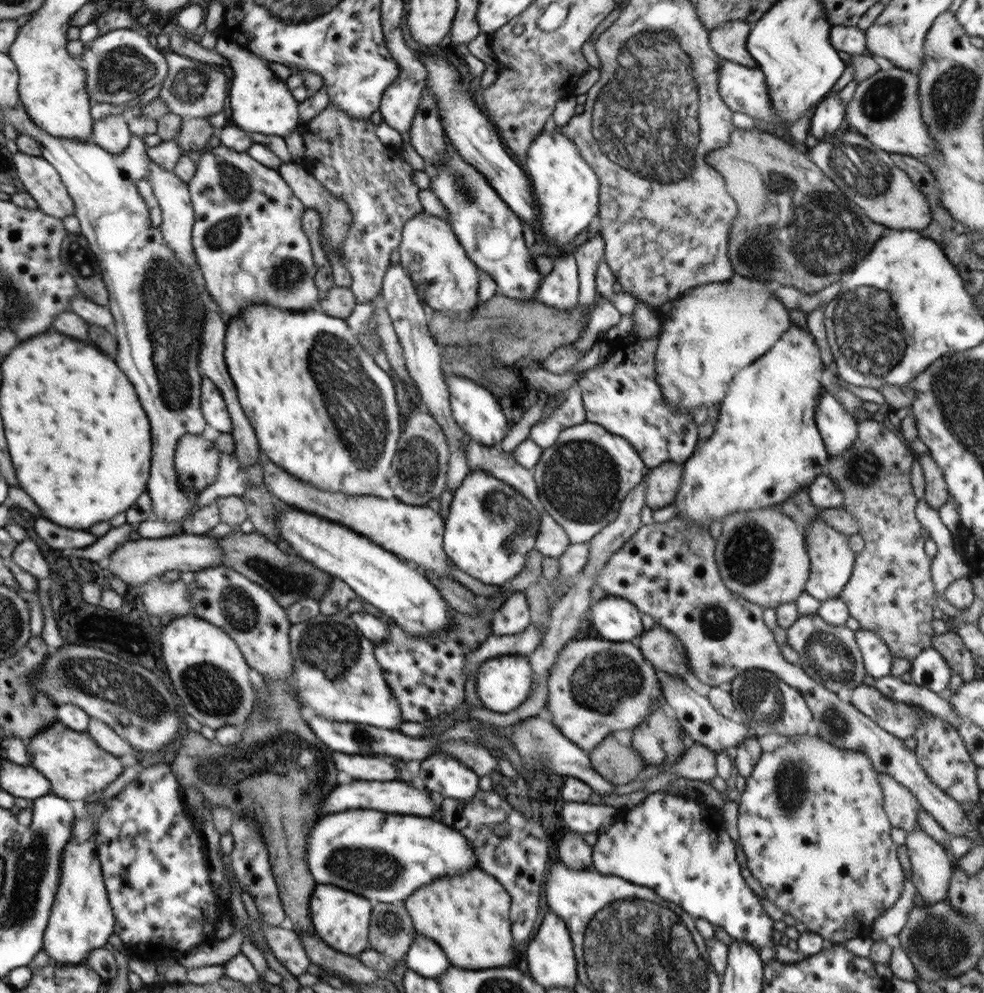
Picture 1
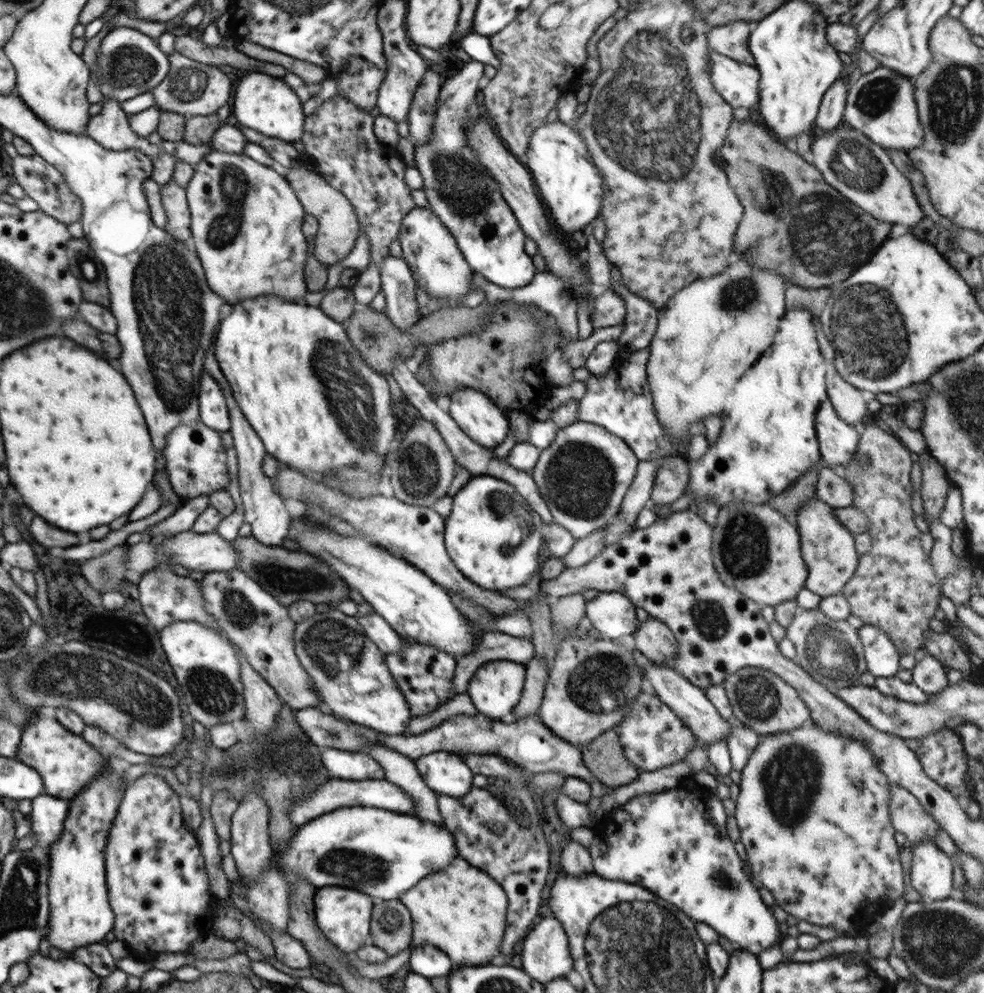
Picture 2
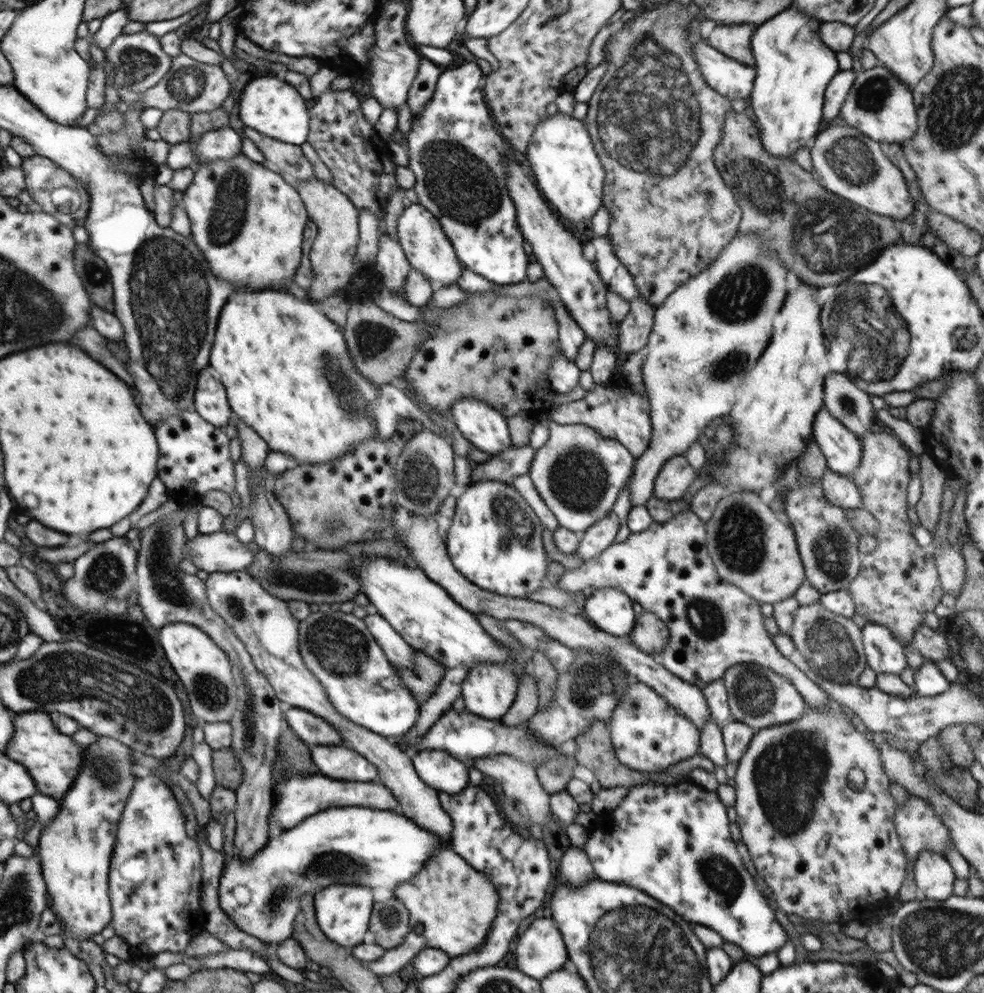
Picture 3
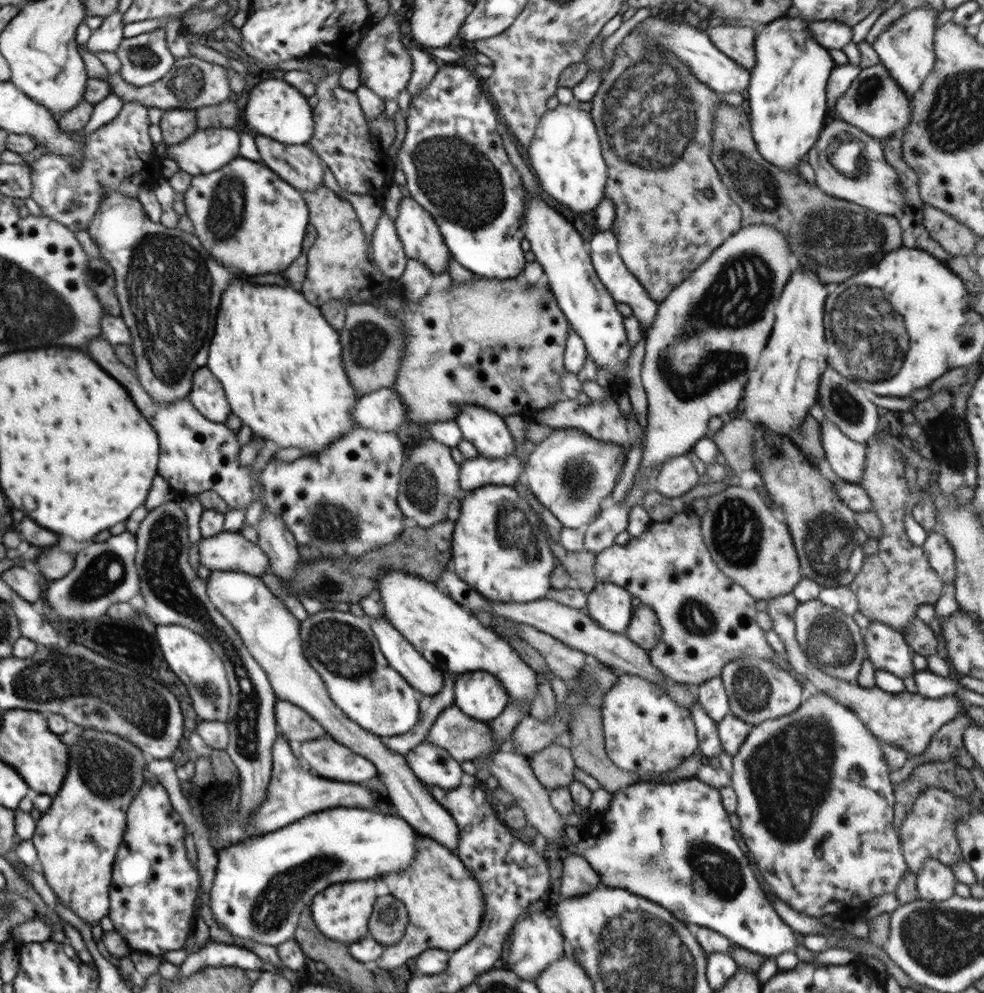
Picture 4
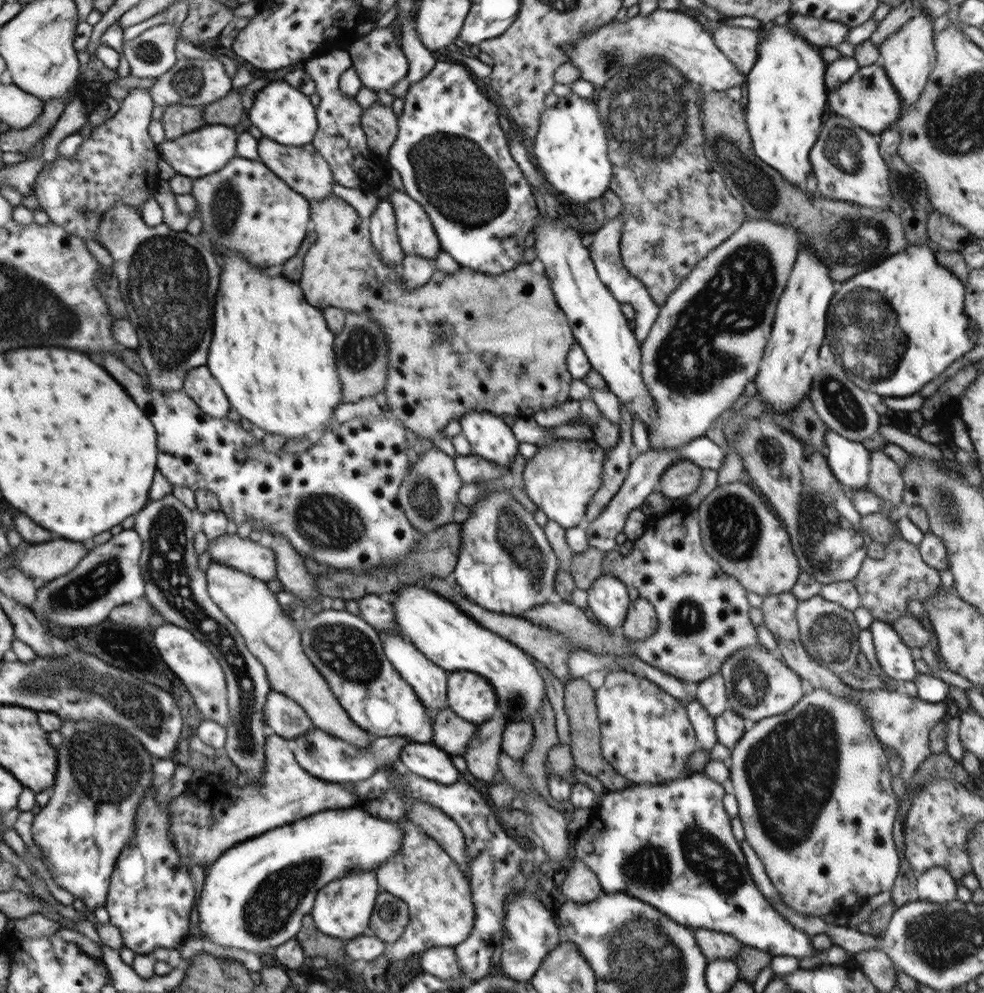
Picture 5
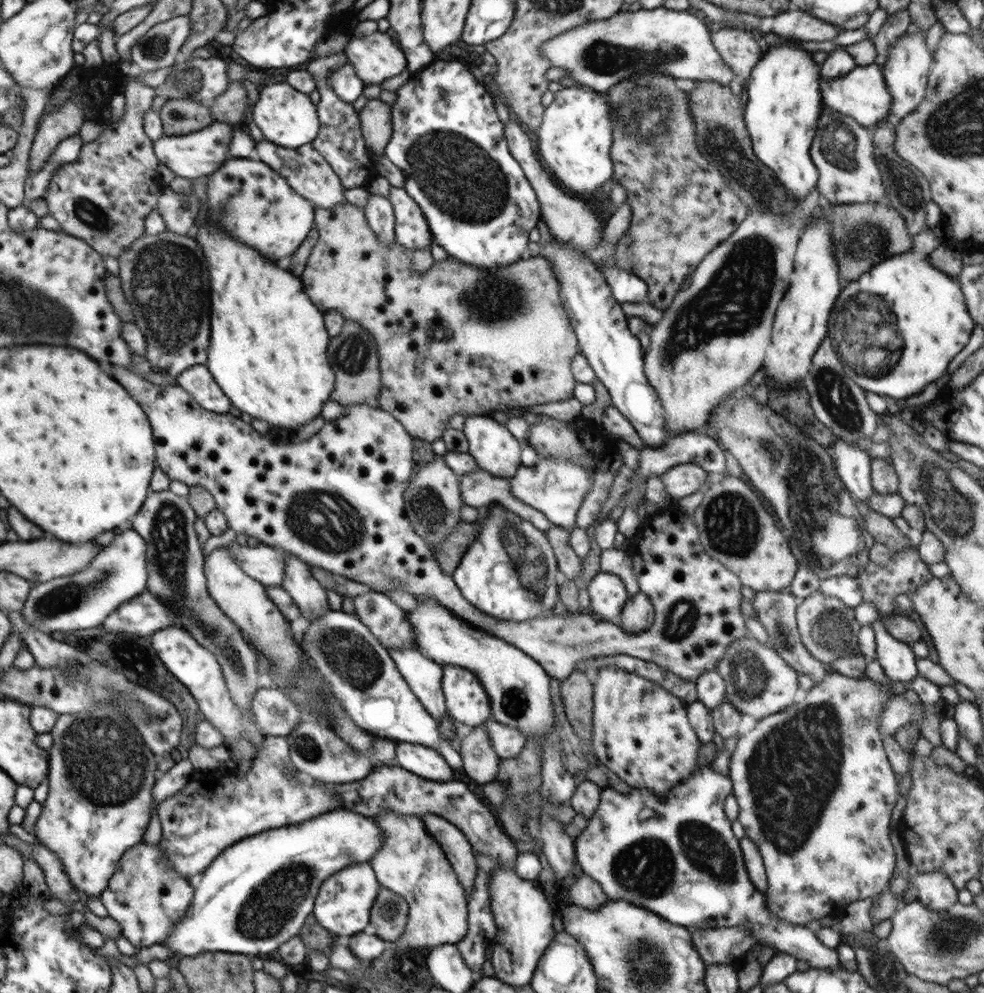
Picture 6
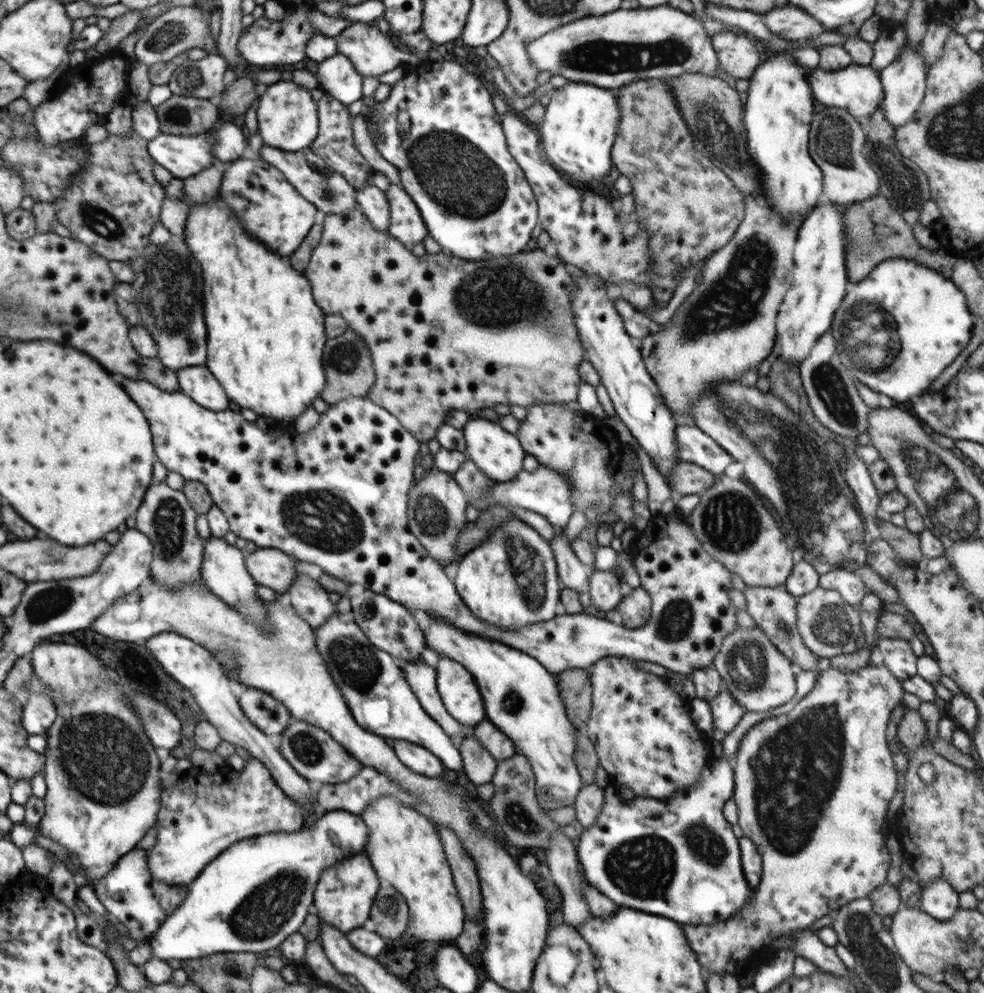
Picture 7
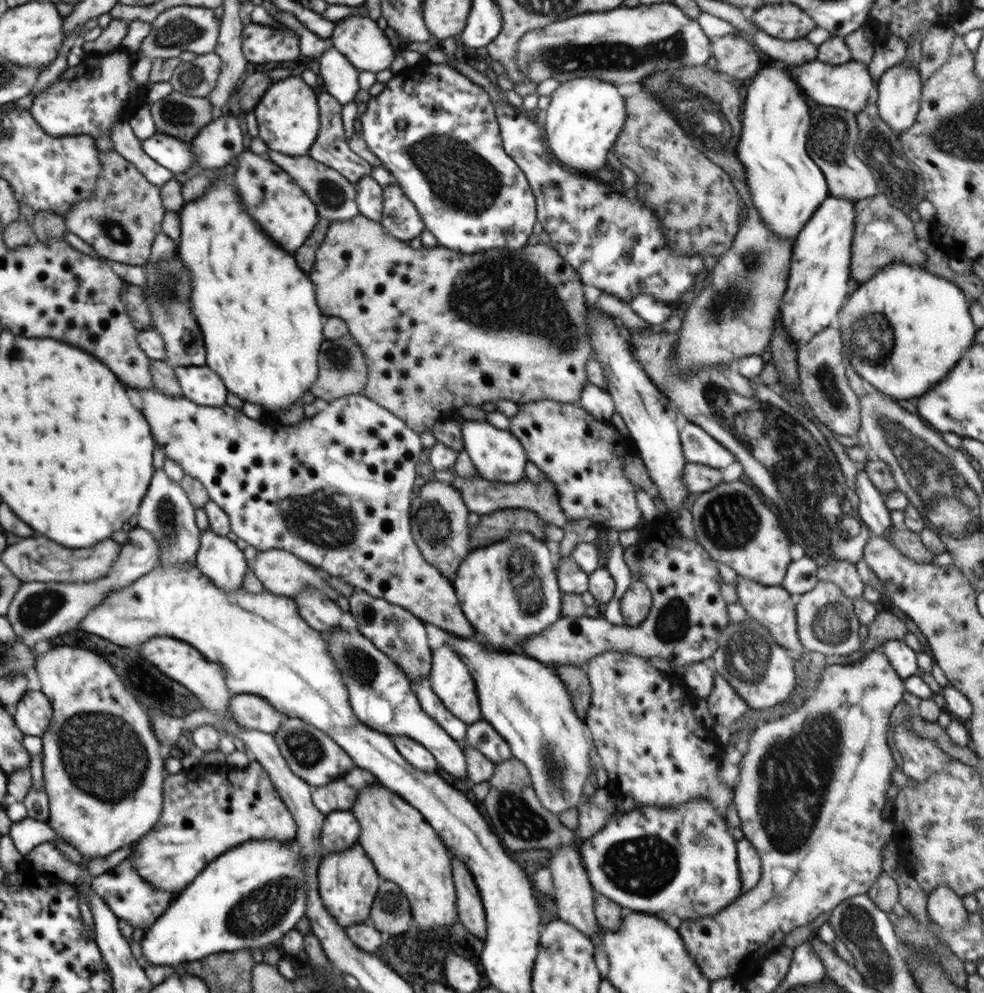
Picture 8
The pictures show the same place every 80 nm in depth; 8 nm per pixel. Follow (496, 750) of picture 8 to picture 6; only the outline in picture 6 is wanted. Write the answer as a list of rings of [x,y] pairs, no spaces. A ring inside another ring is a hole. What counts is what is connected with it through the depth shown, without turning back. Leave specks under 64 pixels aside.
[[[492,719],[484,725],[486,725],[494,750],[497,750],[501,759],[517,757],[526,746],[527,736],[519,728],[506,726]]]

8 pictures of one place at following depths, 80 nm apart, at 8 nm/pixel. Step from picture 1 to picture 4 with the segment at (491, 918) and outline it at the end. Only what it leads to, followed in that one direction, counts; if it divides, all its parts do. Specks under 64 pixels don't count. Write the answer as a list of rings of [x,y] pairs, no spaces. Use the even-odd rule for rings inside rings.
[[[419,833],[416,851],[414,852],[416,852],[416,858],[407,869],[383,874],[381,877],[388,884],[390,894],[404,902],[408,914],[408,925],[402,940],[391,947],[385,947],[377,960],[379,967],[384,968],[384,970],[394,970],[408,960],[411,962],[419,954],[422,954],[422,951],[428,949],[442,949],[453,954],[475,937],[482,923],[485,896],[479,882],[473,877],[473,874],[466,868],[461,859],[444,846],[441,846],[436,840]]]

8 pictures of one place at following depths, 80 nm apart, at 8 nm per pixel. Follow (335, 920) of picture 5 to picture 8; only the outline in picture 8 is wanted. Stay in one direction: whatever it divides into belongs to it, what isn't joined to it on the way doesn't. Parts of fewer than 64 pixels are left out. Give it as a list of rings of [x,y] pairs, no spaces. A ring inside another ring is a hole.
[[[360,844],[346,851],[330,853],[323,857],[317,868],[318,894],[328,914],[344,929],[364,923],[372,910],[381,876]]]

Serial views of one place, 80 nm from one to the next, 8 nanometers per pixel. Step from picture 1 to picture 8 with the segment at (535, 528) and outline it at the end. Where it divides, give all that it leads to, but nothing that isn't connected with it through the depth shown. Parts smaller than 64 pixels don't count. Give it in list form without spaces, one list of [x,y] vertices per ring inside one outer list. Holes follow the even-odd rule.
[[[529,532],[510,533],[504,540],[471,550],[463,558],[452,584],[458,604],[476,629],[475,638],[491,649],[511,651],[518,648],[518,645],[522,647],[529,636],[537,635],[562,616],[562,592],[558,586],[557,570],[554,569],[550,551],[545,540],[537,539]]]

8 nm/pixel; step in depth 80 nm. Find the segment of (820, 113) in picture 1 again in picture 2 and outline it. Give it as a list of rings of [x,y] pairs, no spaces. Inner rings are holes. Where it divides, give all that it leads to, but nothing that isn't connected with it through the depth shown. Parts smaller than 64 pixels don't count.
[[[841,77],[824,93],[820,104],[820,110],[815,118],[816,128],[831,132],[841,126],[843,114],[847,102],[848,77]]]

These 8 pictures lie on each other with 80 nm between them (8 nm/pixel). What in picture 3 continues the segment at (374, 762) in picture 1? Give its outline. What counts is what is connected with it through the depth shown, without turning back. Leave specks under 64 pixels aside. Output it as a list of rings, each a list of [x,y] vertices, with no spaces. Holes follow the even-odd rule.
[[[311,745],[311,757],[323,776],[343,781],[376,782],[378,770],[361,754],[342,745]]]

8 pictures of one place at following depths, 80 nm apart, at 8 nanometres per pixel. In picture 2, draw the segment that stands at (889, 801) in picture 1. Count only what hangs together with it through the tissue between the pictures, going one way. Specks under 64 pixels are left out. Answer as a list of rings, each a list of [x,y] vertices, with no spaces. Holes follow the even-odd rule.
[[[894,784],[890,786],[890,819],[892,820],[893,827],[896,831],[905,834],[906,845],[910,848],[914,848],[918,842],[936,842],[936,833],[941,826],[934,821],[934,818],[918,803],[916,797],[914,797],[908,790],[898,787]]]

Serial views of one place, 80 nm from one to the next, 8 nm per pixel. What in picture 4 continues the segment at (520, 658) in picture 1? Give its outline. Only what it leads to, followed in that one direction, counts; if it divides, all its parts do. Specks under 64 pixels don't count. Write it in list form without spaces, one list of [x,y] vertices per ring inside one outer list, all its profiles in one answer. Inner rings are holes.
[[[485,670],[459,673],[454,692],[454,706],[484,722],[494,720],[509,704],[507,688],[496,675]]]

